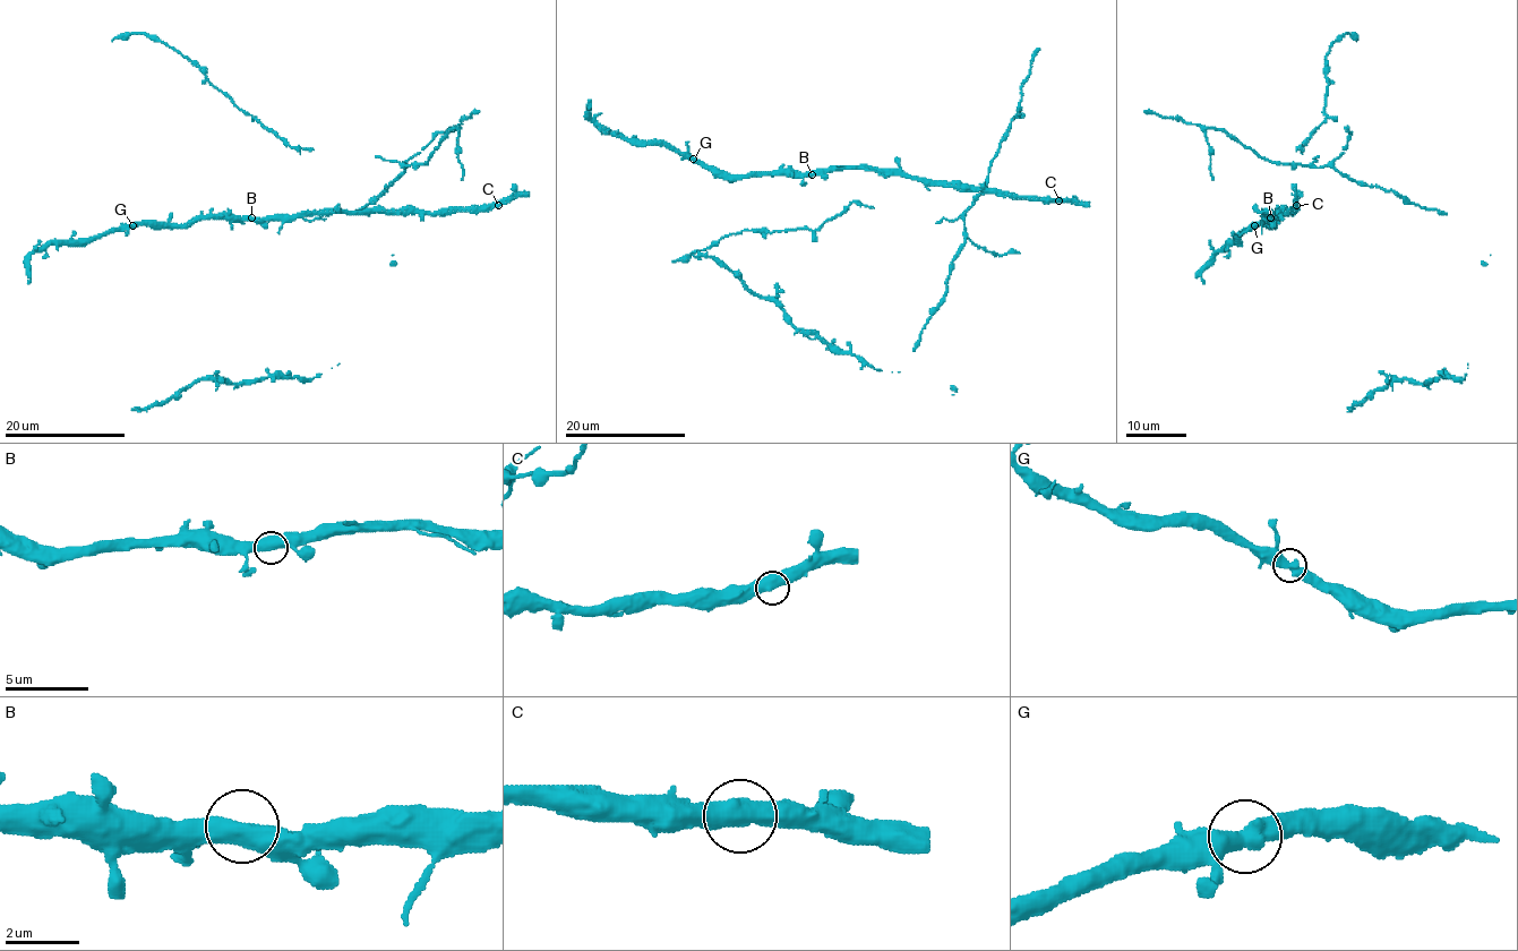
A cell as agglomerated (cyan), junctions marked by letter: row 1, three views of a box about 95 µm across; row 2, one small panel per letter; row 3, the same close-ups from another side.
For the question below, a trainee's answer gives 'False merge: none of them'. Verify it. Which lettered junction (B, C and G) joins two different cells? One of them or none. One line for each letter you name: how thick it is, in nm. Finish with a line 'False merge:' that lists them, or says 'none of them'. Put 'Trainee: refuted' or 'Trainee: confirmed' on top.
Trainee: confirmed
False merge: none of them

